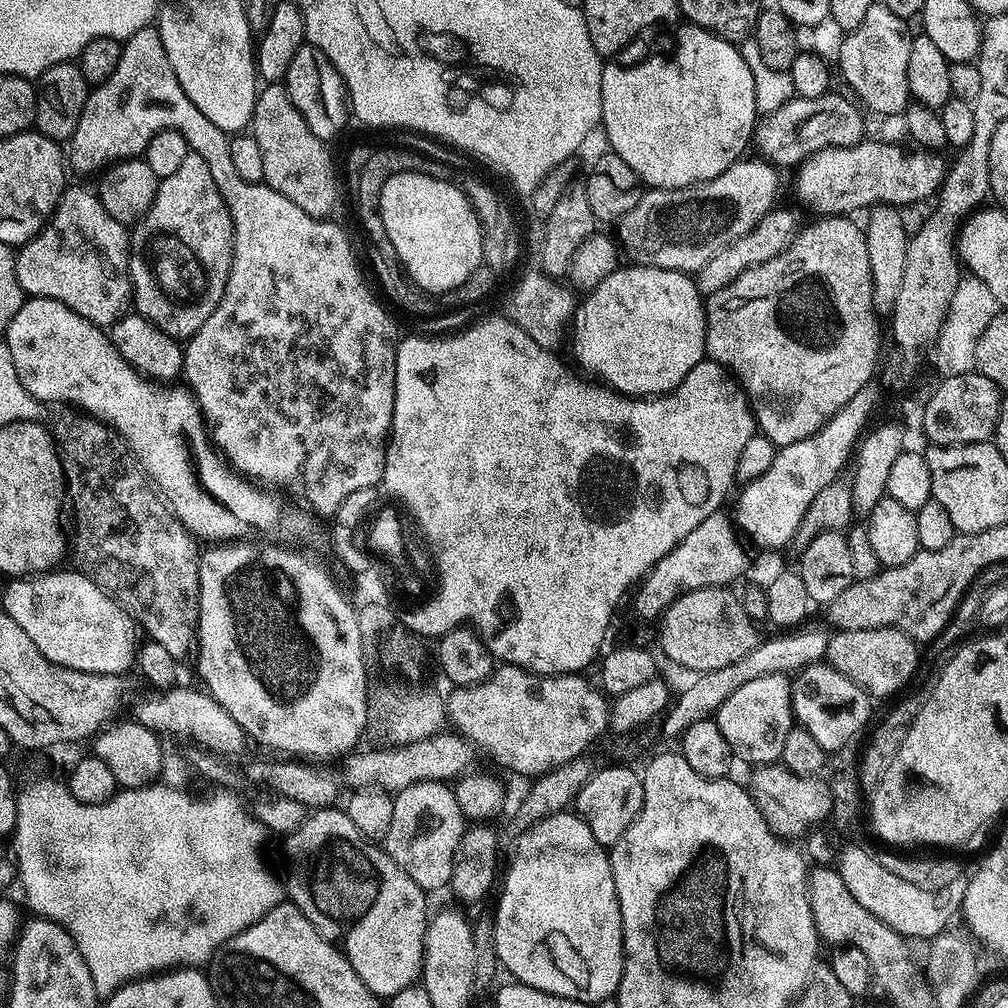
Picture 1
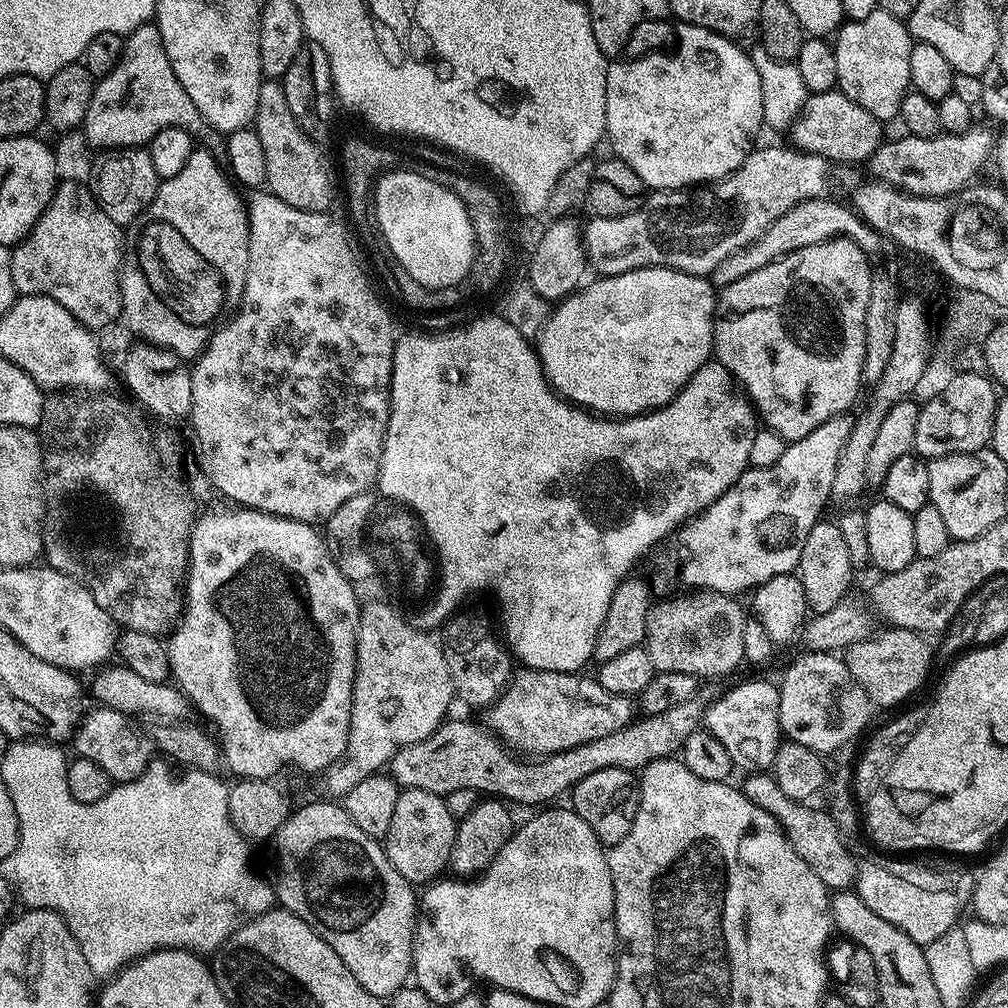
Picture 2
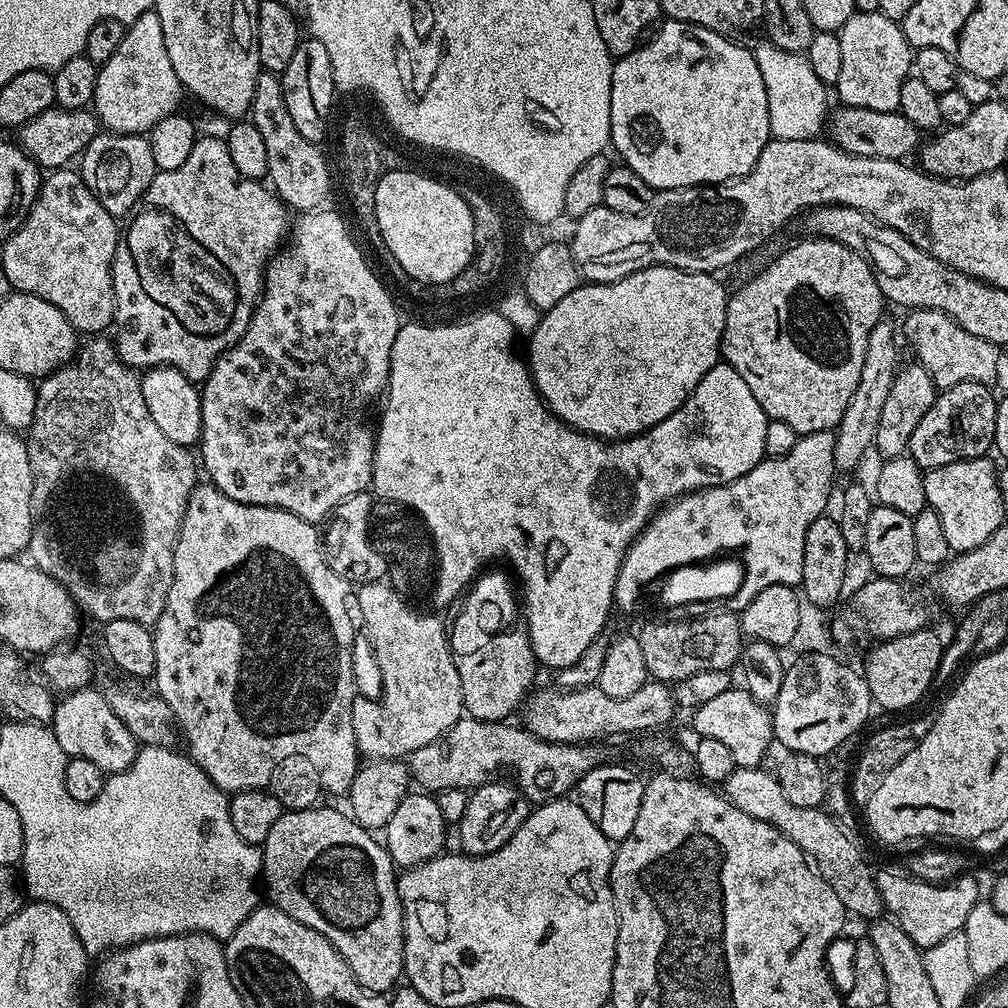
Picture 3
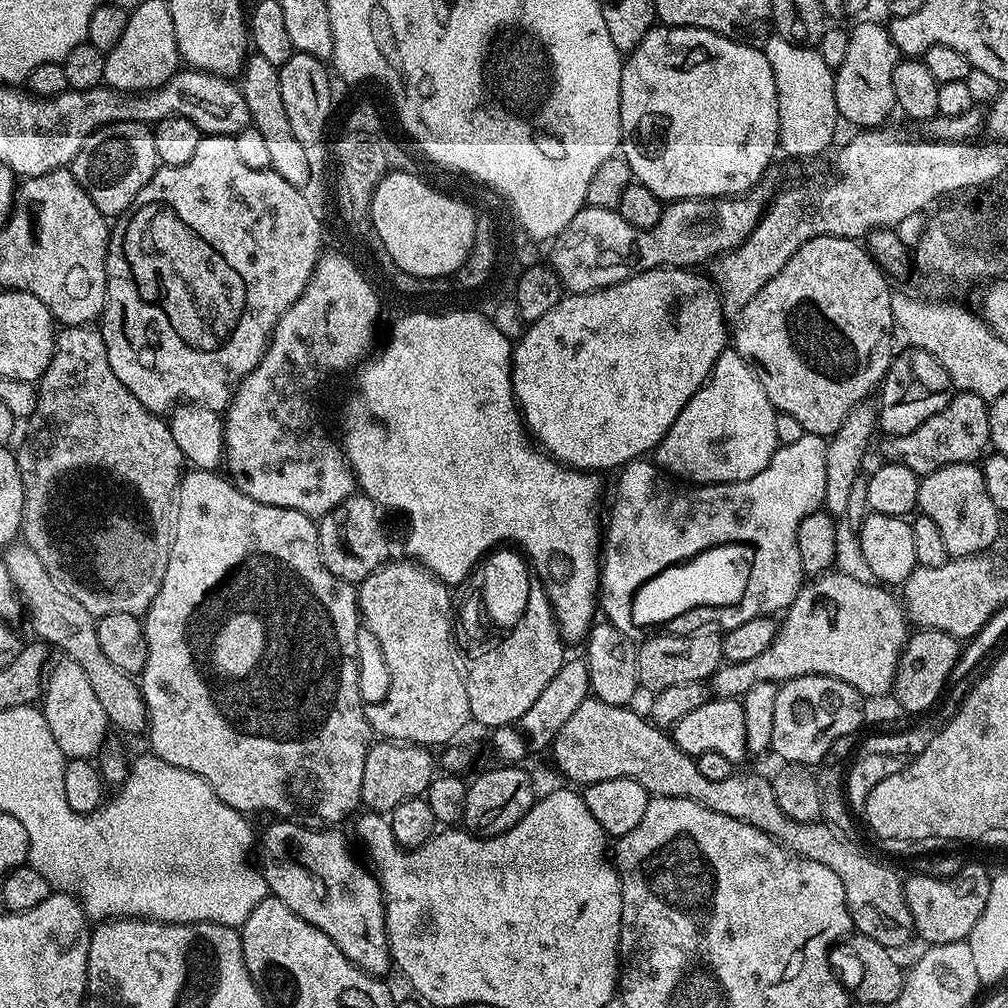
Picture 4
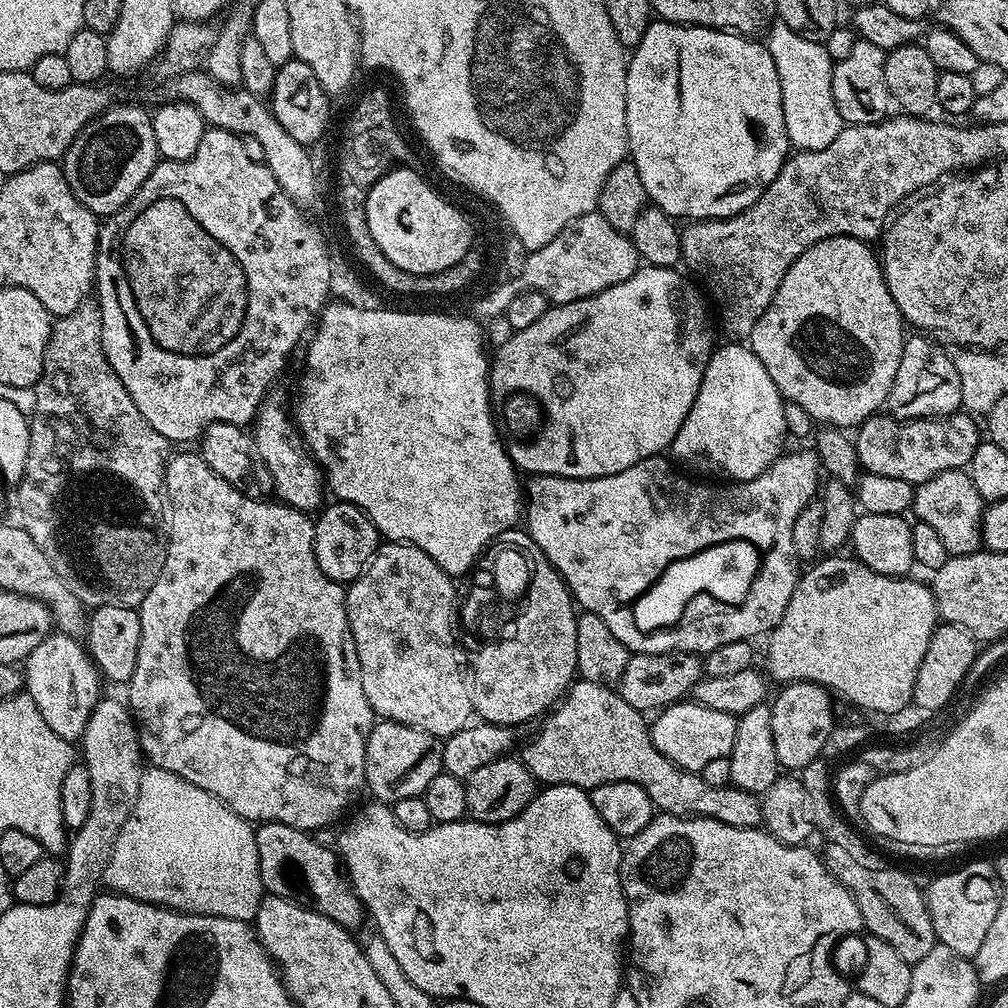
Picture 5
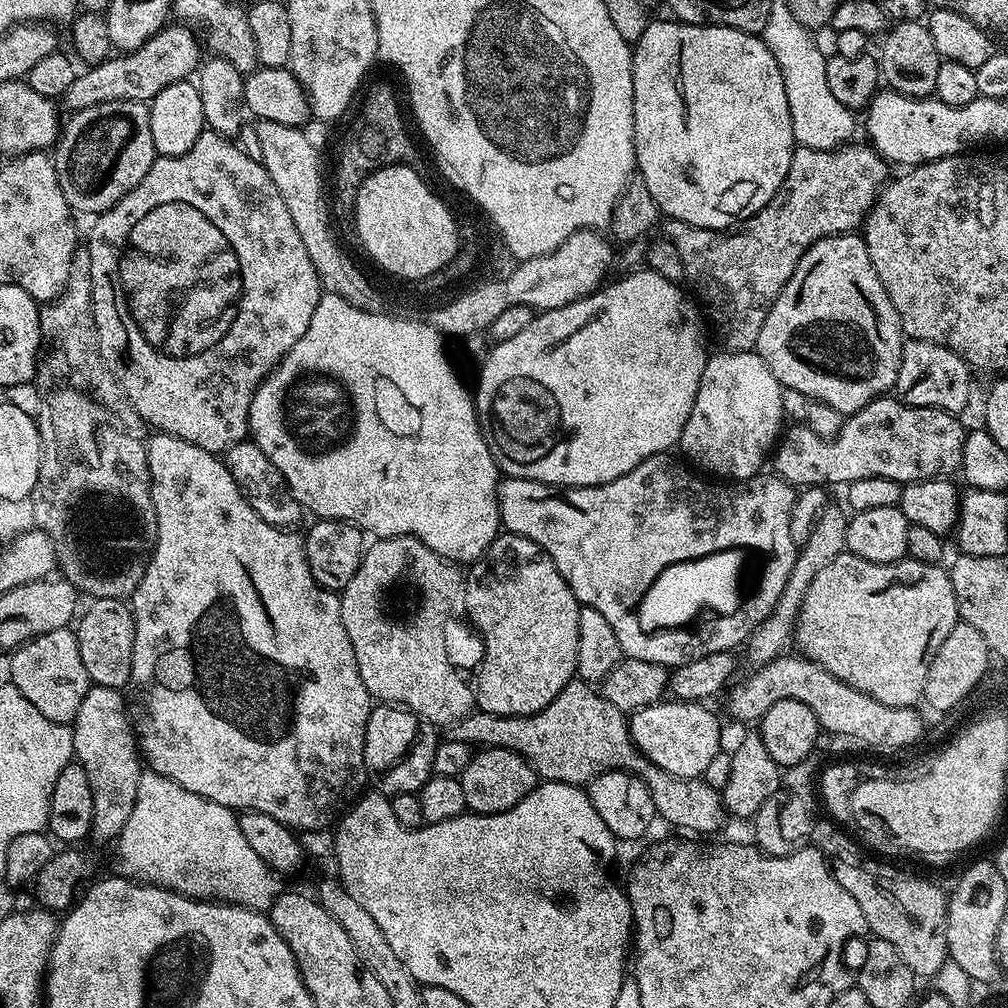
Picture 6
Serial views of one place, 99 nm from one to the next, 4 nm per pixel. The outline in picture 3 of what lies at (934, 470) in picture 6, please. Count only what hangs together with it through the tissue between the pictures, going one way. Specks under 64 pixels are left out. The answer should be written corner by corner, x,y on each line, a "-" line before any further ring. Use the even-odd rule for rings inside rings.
974,381
958,382
943,389
930,410
926,410
922,422
918,422
914,434
910,434
907,455
912,456
914,462
918,462
918,466
925,470
959,460
987,457
996,442
998,396
991,391
993,389
989,385

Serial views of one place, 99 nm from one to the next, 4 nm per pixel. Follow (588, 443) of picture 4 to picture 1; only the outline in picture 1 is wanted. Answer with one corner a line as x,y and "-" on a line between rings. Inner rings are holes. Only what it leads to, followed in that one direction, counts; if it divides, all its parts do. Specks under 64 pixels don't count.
631,266
632,268
617,267
616,271
605,278
602,282
598,282
596,288
591,289
587,293
588,296
583,297
582,307
578,312
578,324
580,320
580,329
576,332
576,356
580,359
579,367
581,369
589,368
603,383
609,388
616,389
617,392
623,392
625,396
635,396
637,398
651,398
653,396
663,396
675,390
686,378
686,374
690,374
690,370
694,370
694,366
698,366
700,360
705,359
706,349
706,322
704,321
705,301
700,295
700,289
696,287
696,281
691,275
675,272
669,268
654,268
651,266

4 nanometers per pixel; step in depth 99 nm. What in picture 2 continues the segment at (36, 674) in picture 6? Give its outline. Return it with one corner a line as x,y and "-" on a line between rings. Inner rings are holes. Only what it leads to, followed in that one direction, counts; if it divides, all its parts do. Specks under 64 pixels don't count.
96,706
80,721
75,733
76,756
90,758
90,762
98,762
102,770
113,782
127,782
138,778
154,759
154,744
135,728
129,717
123,716
118,710
110,710

